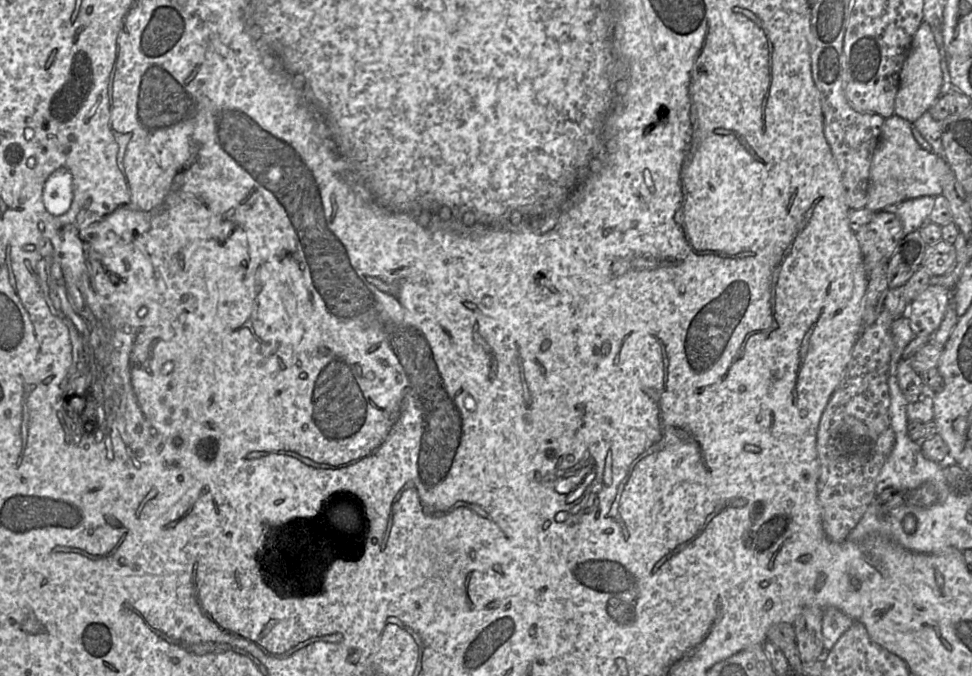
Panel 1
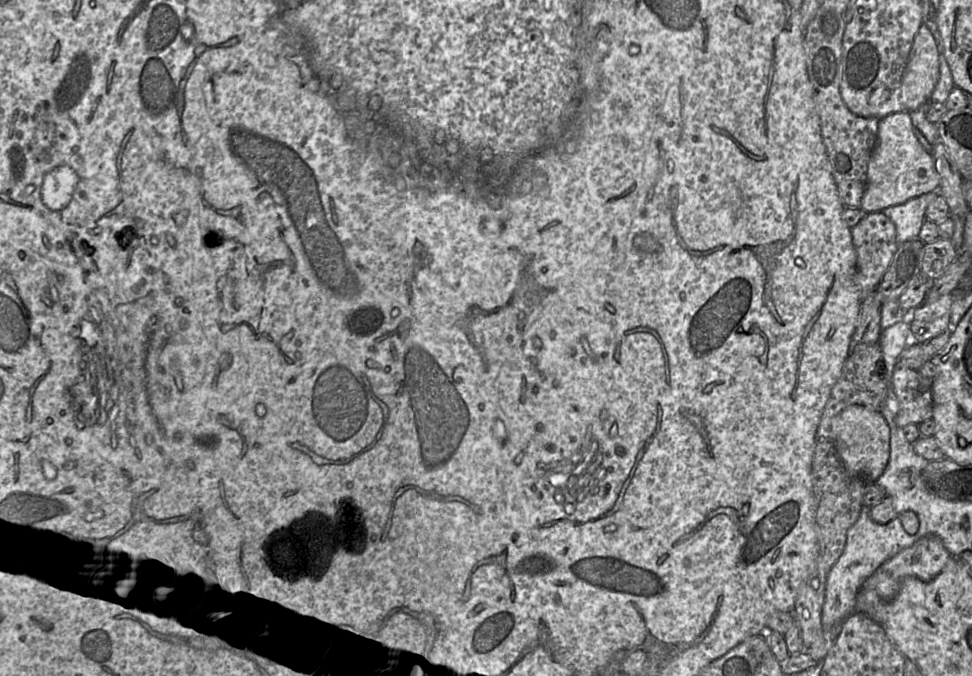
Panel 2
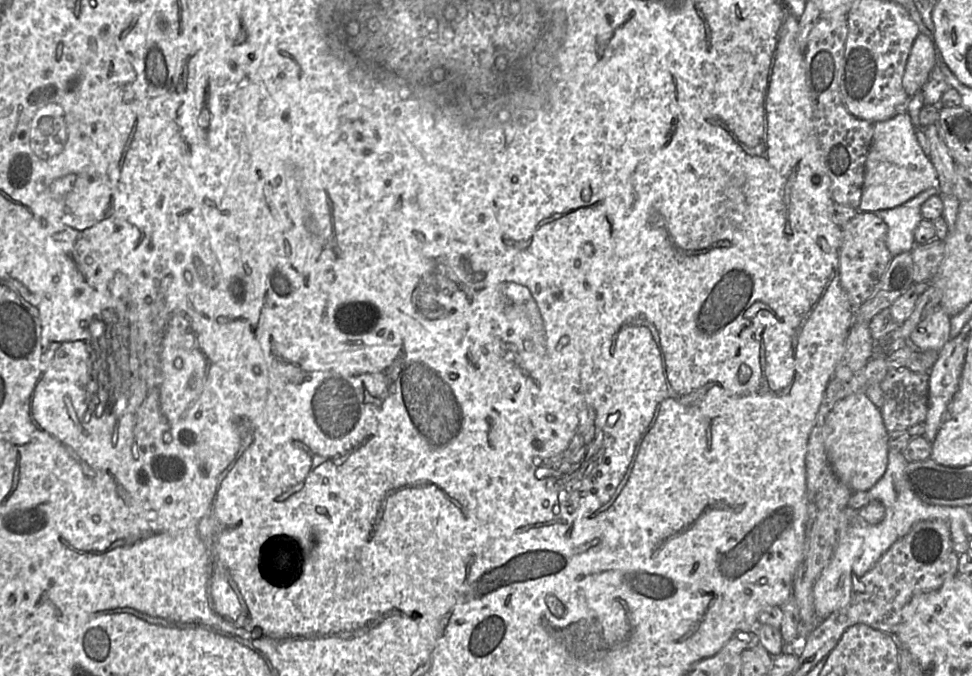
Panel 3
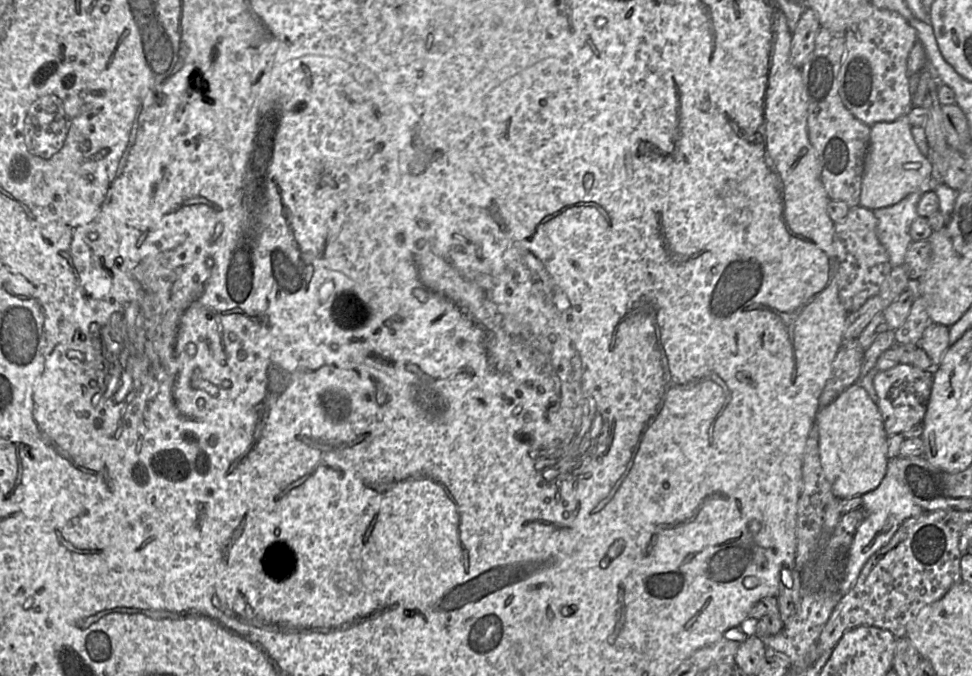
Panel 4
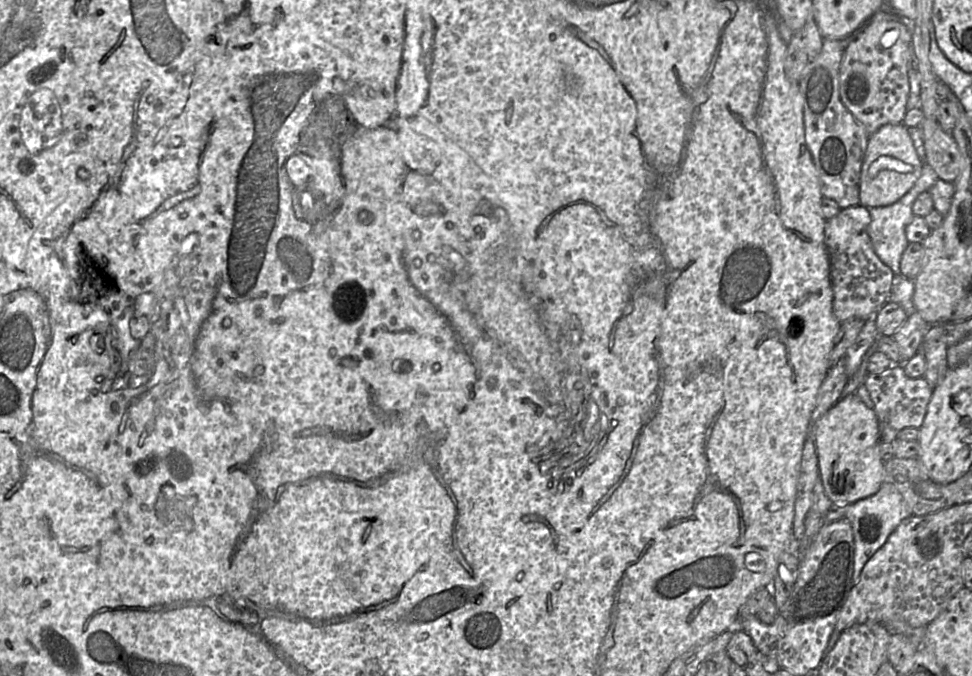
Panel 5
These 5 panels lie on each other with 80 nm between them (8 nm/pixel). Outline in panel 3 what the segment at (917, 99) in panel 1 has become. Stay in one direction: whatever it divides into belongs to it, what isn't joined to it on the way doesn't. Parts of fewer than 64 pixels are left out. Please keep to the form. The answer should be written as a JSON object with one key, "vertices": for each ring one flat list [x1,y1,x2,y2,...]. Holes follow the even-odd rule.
{"vertices":[[919,33,912,45,902,79,903,87,910,97,922,90,935,65,937,65,935,43,926,34]]}

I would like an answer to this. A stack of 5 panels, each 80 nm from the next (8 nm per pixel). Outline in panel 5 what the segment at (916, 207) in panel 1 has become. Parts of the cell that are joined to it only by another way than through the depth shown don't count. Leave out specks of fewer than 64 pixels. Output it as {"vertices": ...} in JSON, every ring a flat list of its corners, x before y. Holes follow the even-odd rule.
{"vertices":[[924,162,920,177,904,196,893,204,868,208,871,221,868,225,867,231,871,239,873,249,880,260,886,264,895,275,900,274,901,256,909,244,905,229,914,216,912,212,912,205,916,198,922,192,929,191,938,179,939,177,937,173,931,168,930,165]]}

